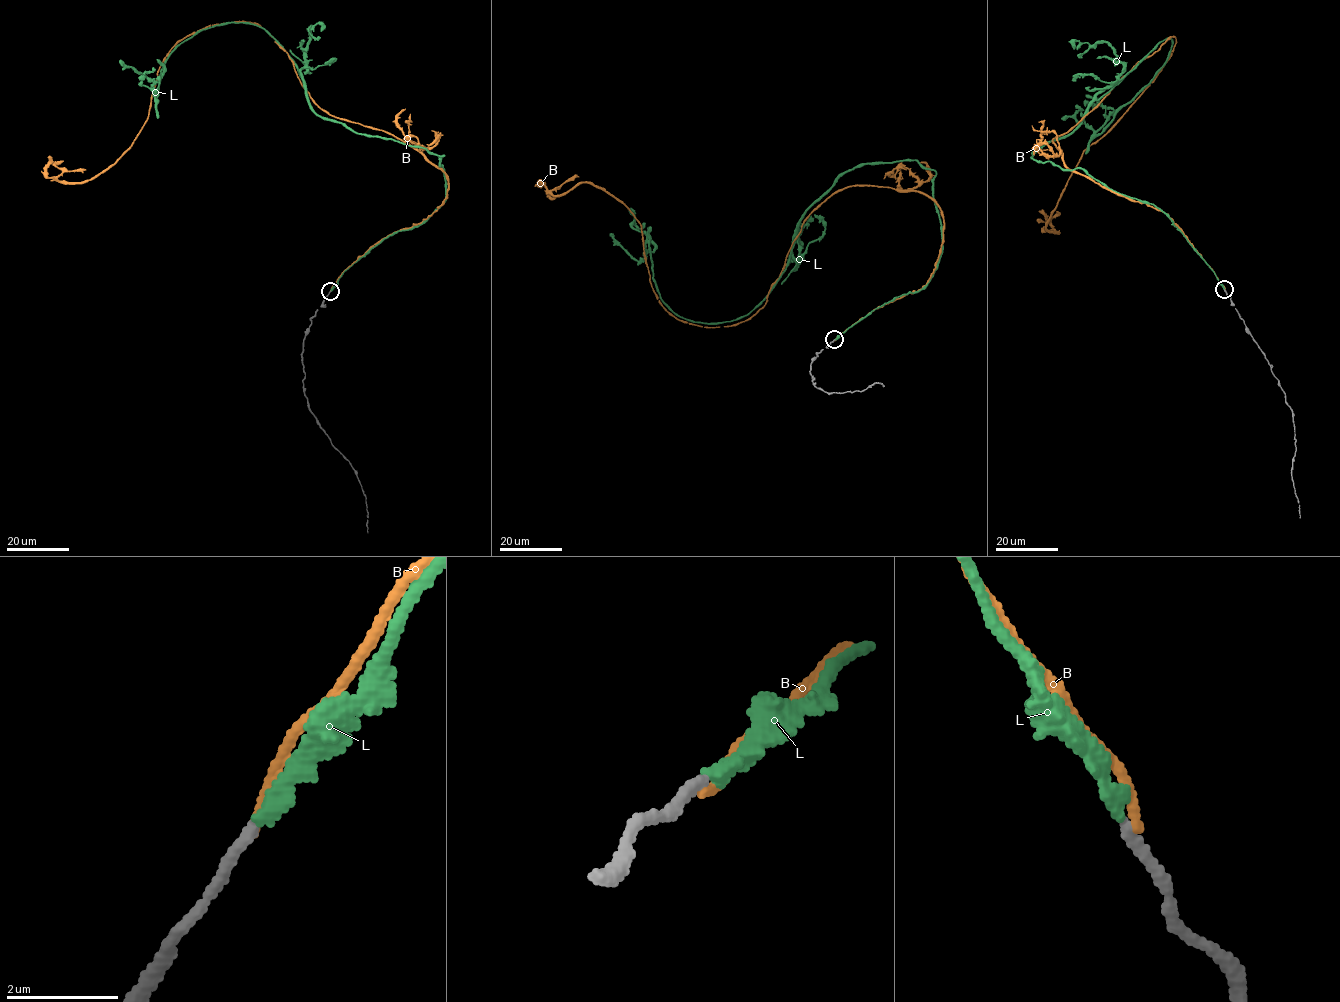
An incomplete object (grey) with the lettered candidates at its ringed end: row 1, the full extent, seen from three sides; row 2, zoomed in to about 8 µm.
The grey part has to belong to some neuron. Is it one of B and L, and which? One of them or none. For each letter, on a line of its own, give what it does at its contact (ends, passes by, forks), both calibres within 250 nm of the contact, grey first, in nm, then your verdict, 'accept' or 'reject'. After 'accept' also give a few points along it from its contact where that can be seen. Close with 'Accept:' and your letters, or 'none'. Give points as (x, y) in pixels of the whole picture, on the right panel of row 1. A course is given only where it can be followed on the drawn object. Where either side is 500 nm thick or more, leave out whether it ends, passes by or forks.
B: it ends; calibres 220 and 160 nm; reject
L: it ends; calibres 200 and 280 nm; accept; course (1224, 289), (1157, 207), (1081, 169), (1032, 158), (1170, 38), (1163, 65), (1096, 134), (1114, 110), (1083, 101)
Accept: L

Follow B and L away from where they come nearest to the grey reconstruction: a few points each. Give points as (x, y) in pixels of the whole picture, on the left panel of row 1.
B: (330, 292), (448, 178), (329, 115), (259, 26), (178, 42), (132, 145), (90, 179), (47, 176), (48, 157)
L: (330, 291), (445, 200), (443, 155), (323, 119), (257, 25), (183, 41), (156, 100), (120, 61)

